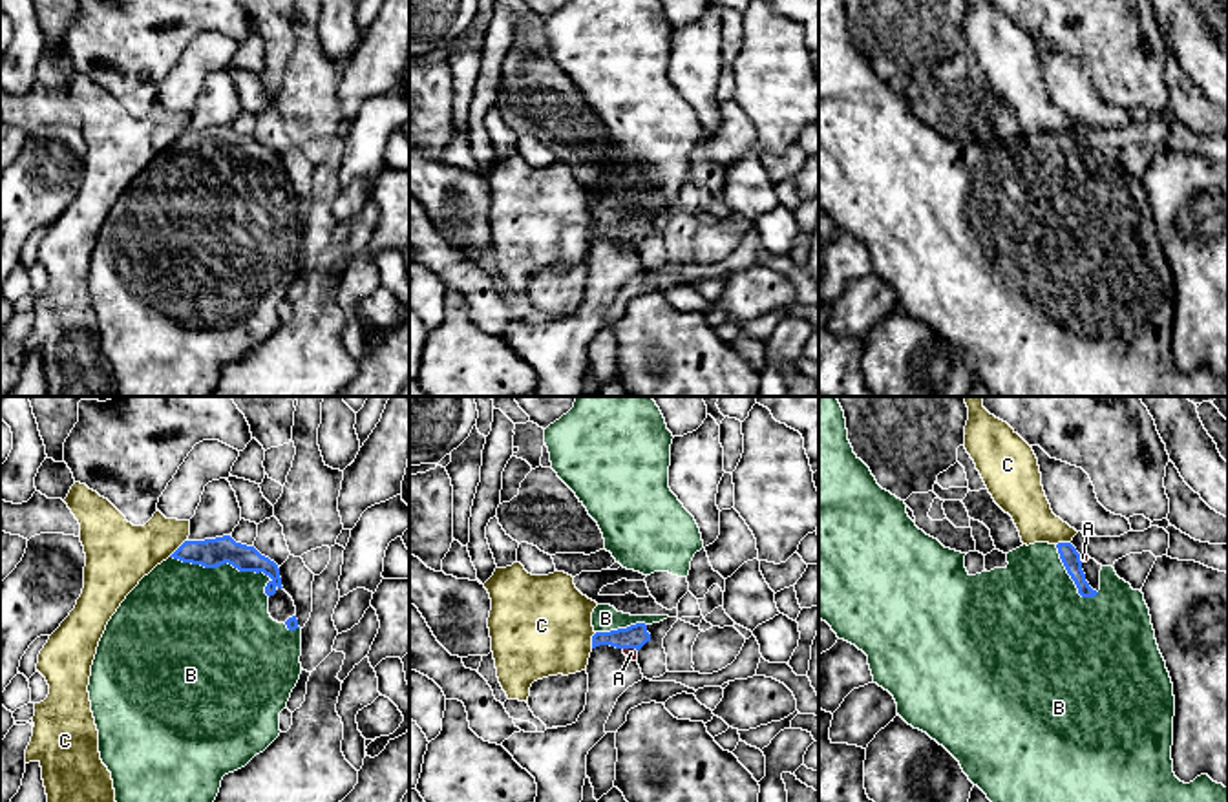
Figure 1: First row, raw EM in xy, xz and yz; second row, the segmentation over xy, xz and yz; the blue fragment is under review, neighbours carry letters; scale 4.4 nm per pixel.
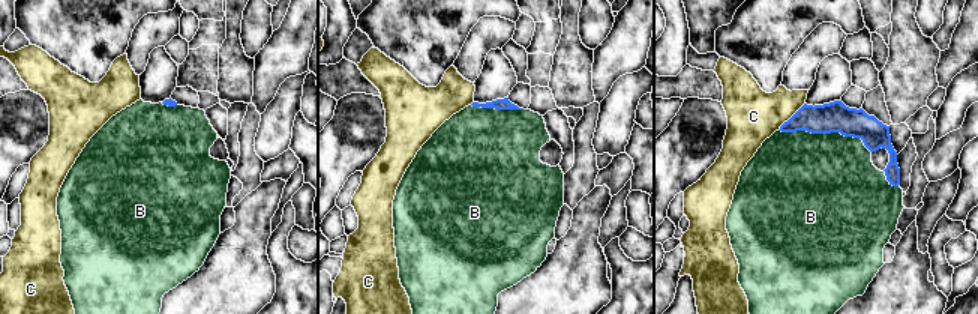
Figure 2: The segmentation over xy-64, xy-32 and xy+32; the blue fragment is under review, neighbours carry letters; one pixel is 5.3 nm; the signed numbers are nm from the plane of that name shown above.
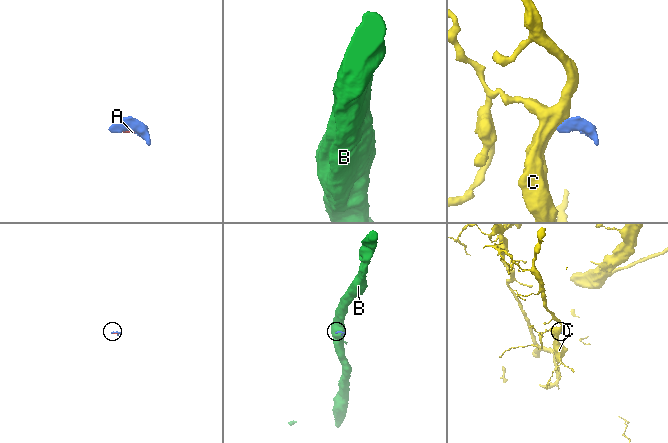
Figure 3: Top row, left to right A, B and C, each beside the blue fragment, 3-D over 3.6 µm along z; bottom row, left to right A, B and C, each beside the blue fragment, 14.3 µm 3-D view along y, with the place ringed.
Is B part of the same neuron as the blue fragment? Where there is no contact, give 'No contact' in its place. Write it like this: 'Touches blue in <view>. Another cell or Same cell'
Touches blue in xy. Same cell

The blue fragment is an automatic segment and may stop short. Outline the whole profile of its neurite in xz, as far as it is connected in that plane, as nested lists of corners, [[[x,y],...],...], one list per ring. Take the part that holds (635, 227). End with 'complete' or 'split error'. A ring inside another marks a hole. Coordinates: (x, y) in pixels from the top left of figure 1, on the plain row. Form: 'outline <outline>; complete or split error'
outline [[[636,214],[627,219],[618,219],[618,221],[610,221],[610,223],[596,223],[592,227],[592,239],[596,239],[599,236],[610,236],[610,237],[621,239],[629,250],[638,252],[638,241],[647,232],[651,232],[647,216]]]; split error

